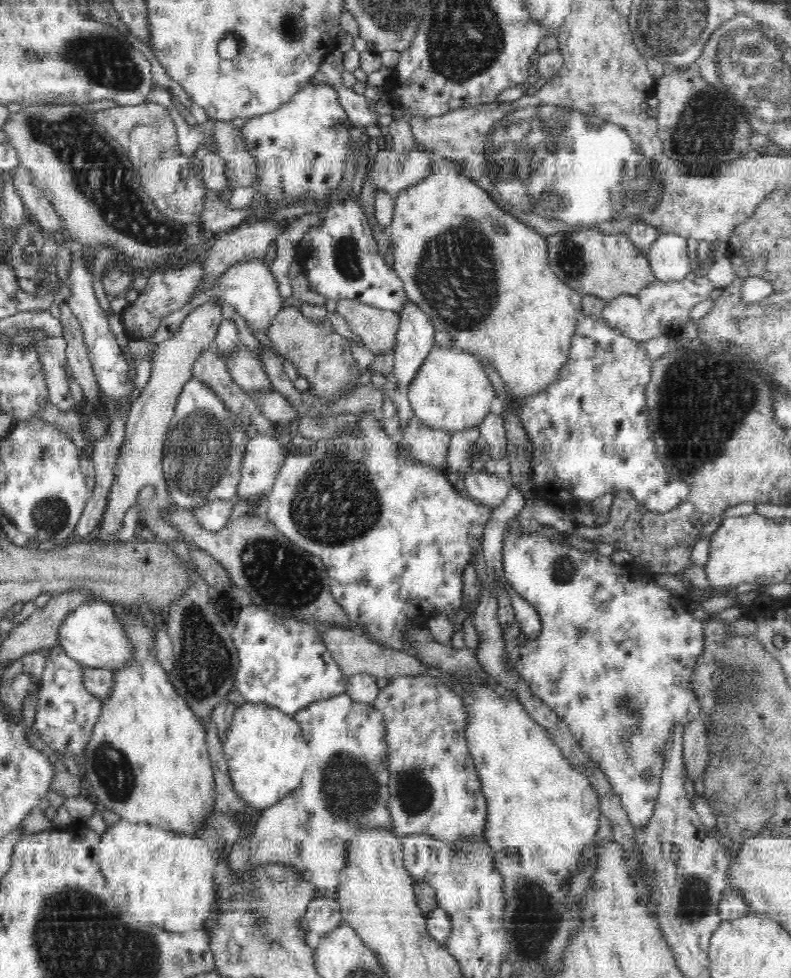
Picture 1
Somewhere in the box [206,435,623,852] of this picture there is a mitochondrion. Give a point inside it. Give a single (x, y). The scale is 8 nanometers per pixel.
(335, 503)

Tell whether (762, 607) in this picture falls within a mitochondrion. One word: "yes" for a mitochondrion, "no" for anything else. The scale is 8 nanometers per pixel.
no

